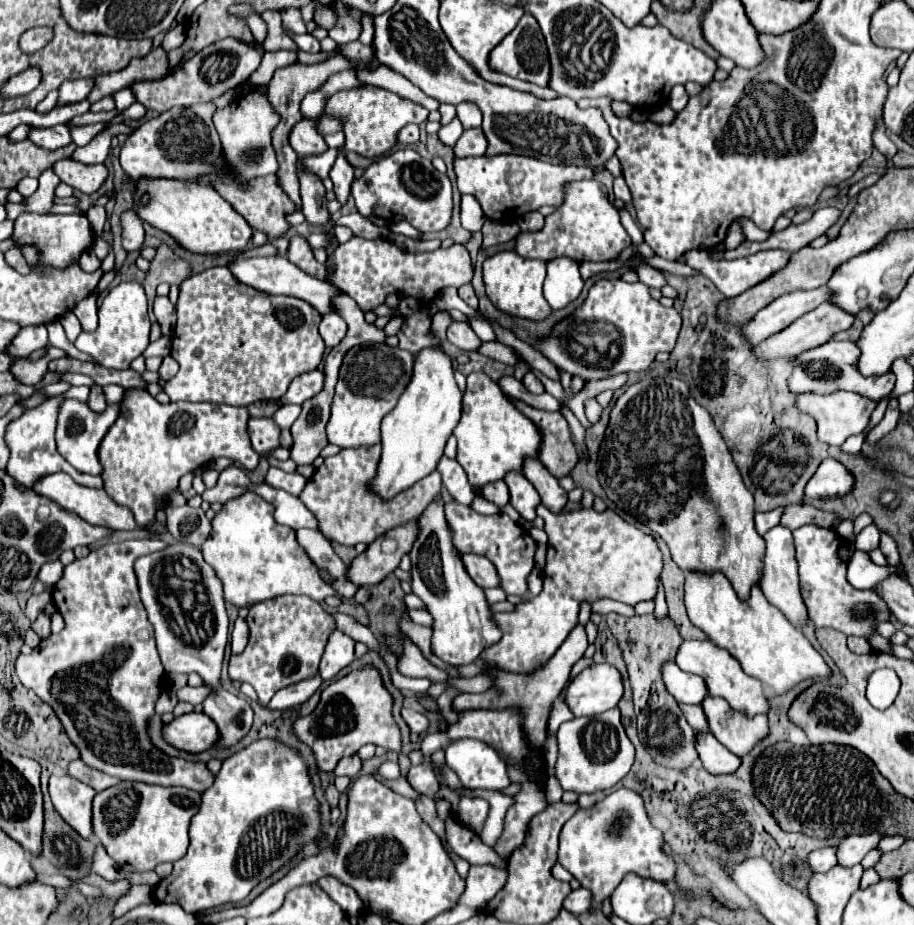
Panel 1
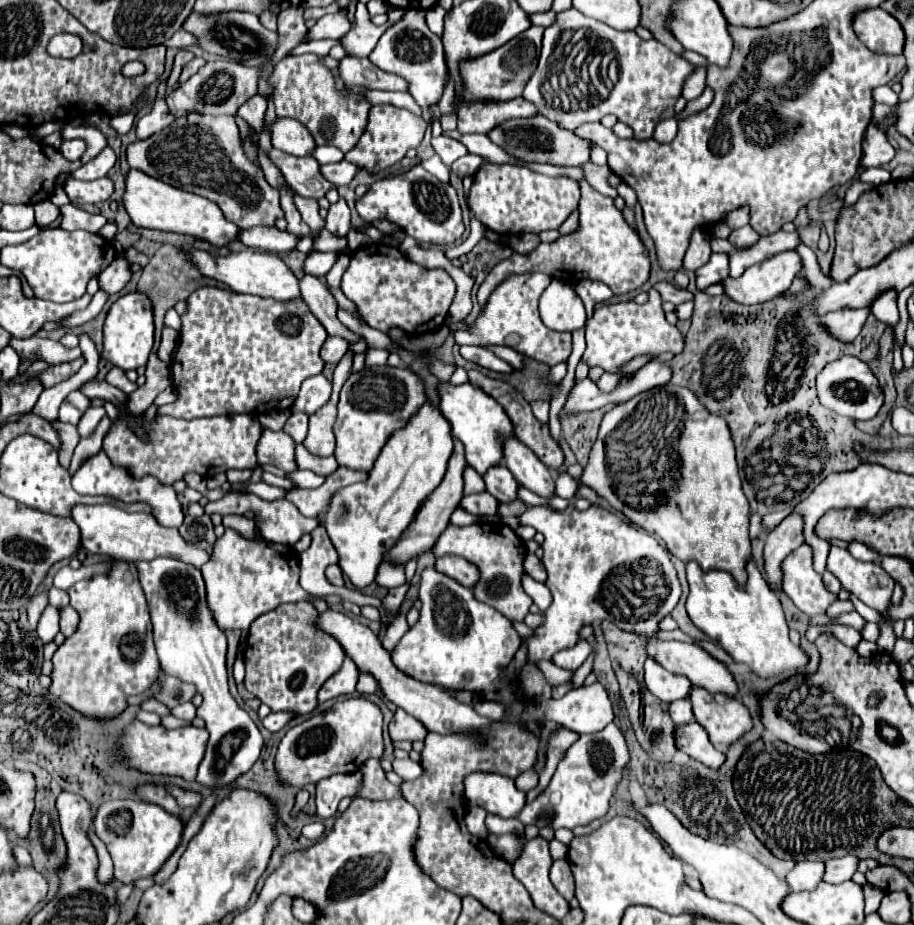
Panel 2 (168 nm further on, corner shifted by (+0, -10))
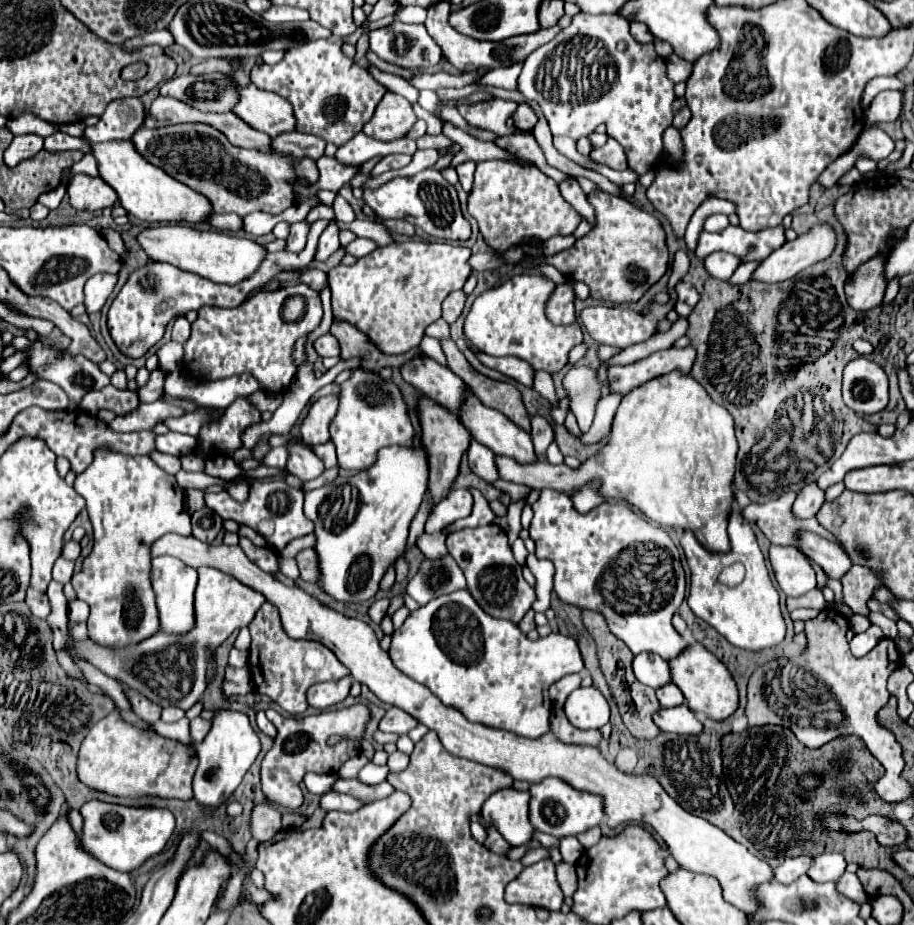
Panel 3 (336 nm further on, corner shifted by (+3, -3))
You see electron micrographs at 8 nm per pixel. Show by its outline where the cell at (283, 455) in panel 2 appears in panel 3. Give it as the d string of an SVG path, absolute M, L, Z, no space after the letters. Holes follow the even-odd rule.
M289 445L289 461L287 461L287 473L299 477L301 481L311 481L317 479L325 467L323 461L303 445Z

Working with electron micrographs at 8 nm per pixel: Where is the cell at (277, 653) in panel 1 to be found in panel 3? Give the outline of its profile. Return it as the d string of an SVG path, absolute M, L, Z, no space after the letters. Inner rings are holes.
M263 603L247 627L253 637L249 649L249 671L255 683L255 691L271 697L283 711L291 715L301 715L307 709L305 693L311 685L331 679L343 679L349 675L349 669L343 667L339 659L335 659L335 655L321 643L291 639L281 627L279 611L275 611L275 605L271 603Z

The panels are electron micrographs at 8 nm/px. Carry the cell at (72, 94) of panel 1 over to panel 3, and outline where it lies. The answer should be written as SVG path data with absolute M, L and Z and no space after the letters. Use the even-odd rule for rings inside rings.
M17 135L11 145L7 147L3 161L7 167L17 167L21 161L31 159L43 149L43 139L39 135Z

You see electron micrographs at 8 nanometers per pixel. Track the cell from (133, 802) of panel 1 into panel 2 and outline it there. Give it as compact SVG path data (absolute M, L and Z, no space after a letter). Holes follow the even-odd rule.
M126 798L98 806L94 814L94 832L106 844L112 856L116 880L130 884L138 878L152 878L166 864L166 860L182 842L184 820L166 812L158 804Z

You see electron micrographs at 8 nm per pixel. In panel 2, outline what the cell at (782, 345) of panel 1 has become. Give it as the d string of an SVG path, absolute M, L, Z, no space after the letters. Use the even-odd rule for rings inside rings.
M860 308L860 310L838 310L838 312L830 312L830 314L822 316L820 318L820 326L834 340L852 342L860 334L868 314L870 314L870 310L866 310L866 308Z

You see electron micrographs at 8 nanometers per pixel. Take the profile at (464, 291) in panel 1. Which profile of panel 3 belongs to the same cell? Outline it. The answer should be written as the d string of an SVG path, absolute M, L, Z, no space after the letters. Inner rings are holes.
M455 291L451 295L447 295L447 299L443 301L443 319L451 325L459 319L461 311L465 305L465 293L463 291Z

